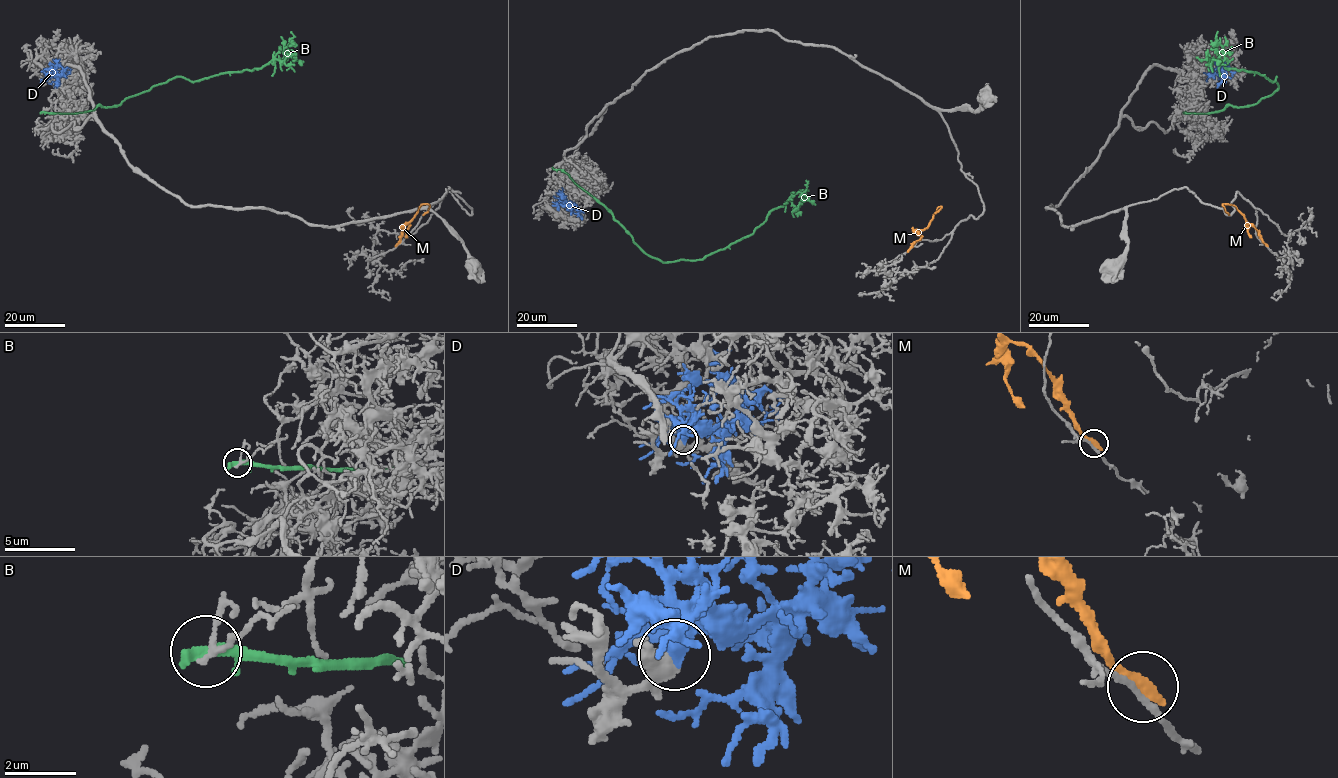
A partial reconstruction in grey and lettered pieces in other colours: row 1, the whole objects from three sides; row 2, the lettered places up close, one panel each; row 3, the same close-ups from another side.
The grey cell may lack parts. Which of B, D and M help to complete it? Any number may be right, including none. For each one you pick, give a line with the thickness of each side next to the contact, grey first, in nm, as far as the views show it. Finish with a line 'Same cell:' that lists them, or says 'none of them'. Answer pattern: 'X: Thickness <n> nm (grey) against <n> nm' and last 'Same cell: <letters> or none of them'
D: Thickness 440 nm (grey) against 500 nm
Same cell: D

